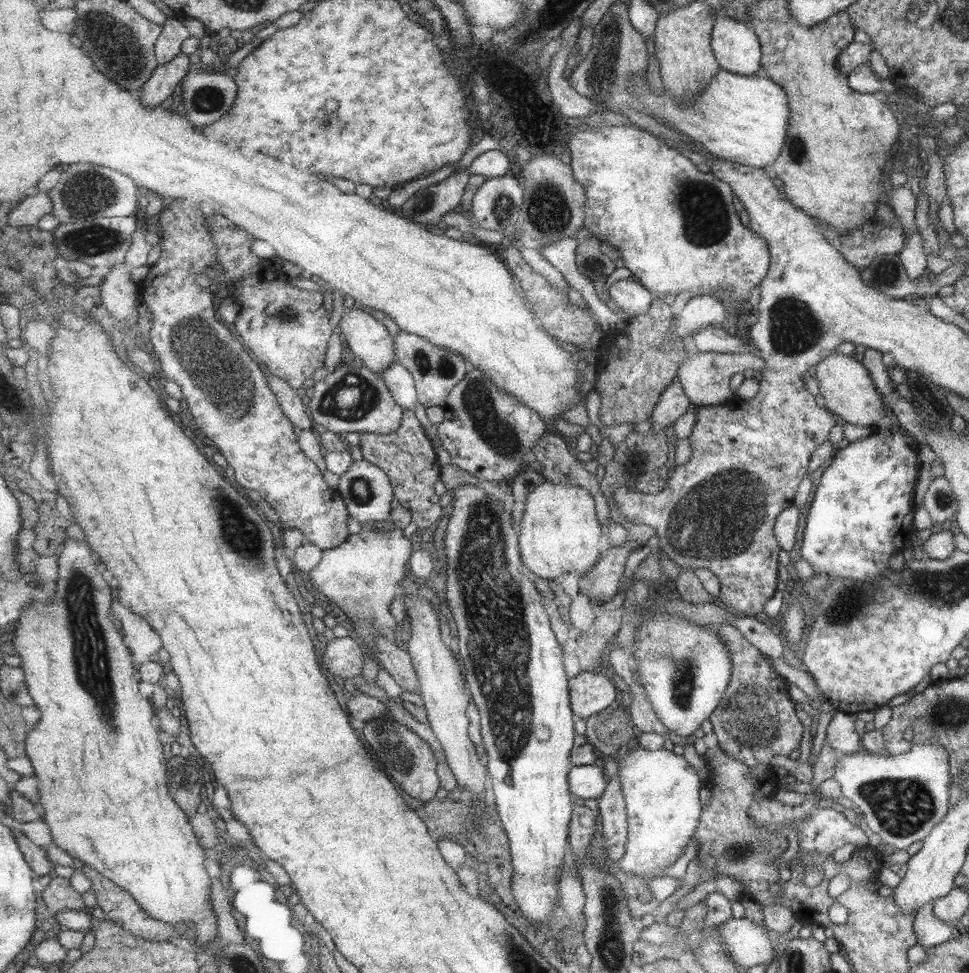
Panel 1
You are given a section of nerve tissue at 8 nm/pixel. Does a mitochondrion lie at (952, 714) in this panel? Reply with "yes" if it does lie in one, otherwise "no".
yes

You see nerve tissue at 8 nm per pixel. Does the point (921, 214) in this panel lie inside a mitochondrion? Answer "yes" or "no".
no

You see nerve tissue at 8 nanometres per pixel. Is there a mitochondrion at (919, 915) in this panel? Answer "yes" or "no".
no

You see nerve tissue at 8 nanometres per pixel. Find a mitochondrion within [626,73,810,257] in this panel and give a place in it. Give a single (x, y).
(706, 219)

